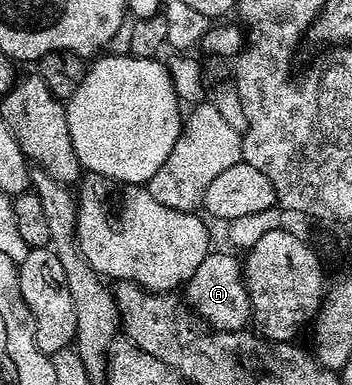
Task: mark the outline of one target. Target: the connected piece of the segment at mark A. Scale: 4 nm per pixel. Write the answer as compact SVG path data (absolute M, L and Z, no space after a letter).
M210 251L207 259L199 263L195 275L183 286L183 297L188 306L210 330L219 332L239 332L248 330L251 325L253 308L249 292L245 286L242 262L236 252L217 253Z

